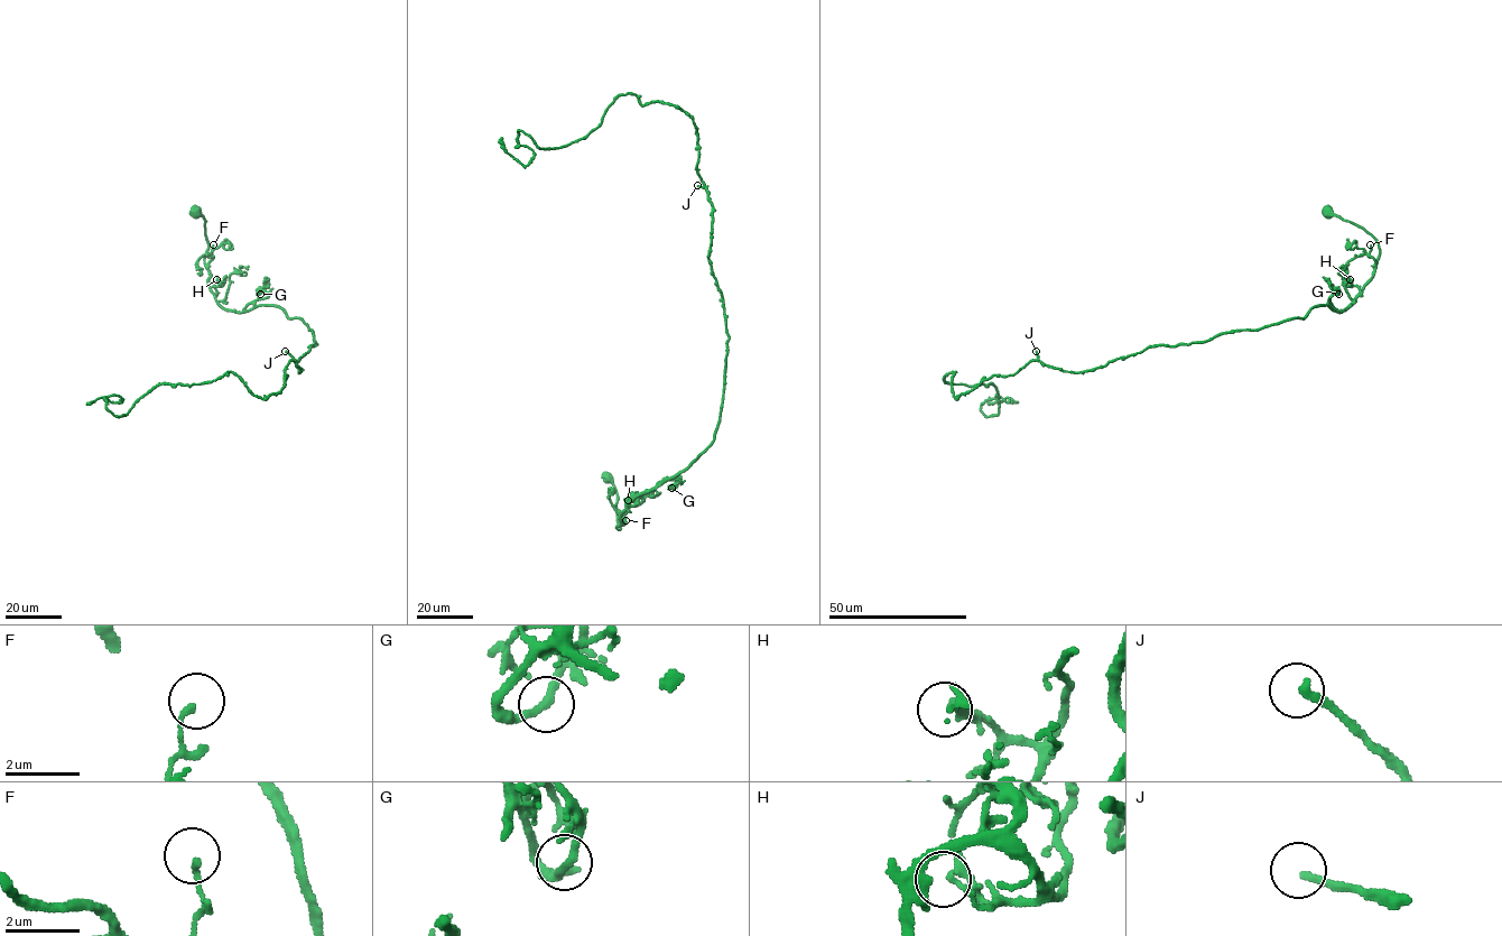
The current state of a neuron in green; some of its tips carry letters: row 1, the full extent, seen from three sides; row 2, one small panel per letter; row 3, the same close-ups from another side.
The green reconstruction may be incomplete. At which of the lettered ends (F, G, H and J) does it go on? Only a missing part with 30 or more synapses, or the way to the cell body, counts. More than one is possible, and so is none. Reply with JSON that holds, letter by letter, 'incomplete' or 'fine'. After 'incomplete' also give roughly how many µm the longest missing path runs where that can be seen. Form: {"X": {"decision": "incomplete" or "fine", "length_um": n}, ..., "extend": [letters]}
{"F": {"decision": "fine"}, "G": {"decision": "fine"}, "H": {"decision": "fine"}, "J": {"decision": "incomplete", "length_um": 160}, "extend": ["J"]}

